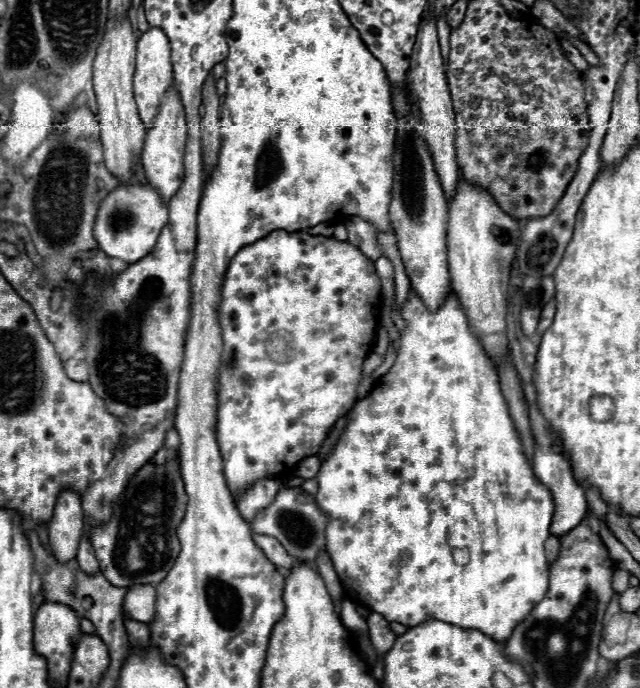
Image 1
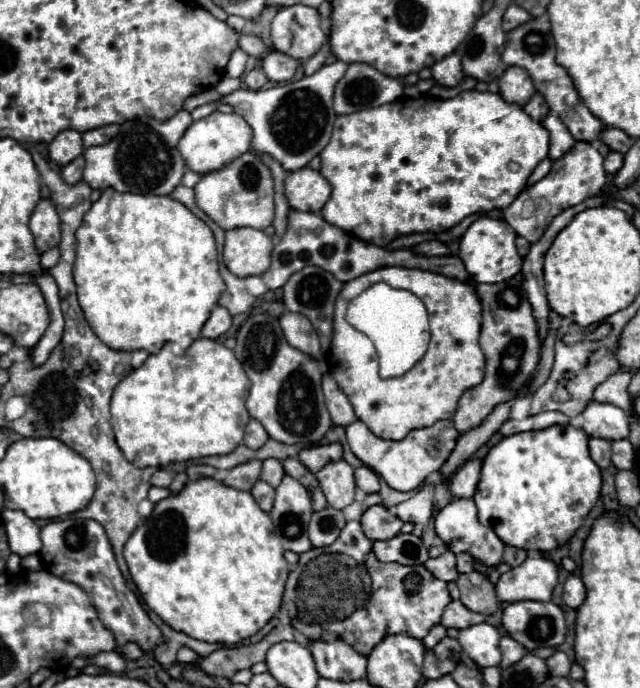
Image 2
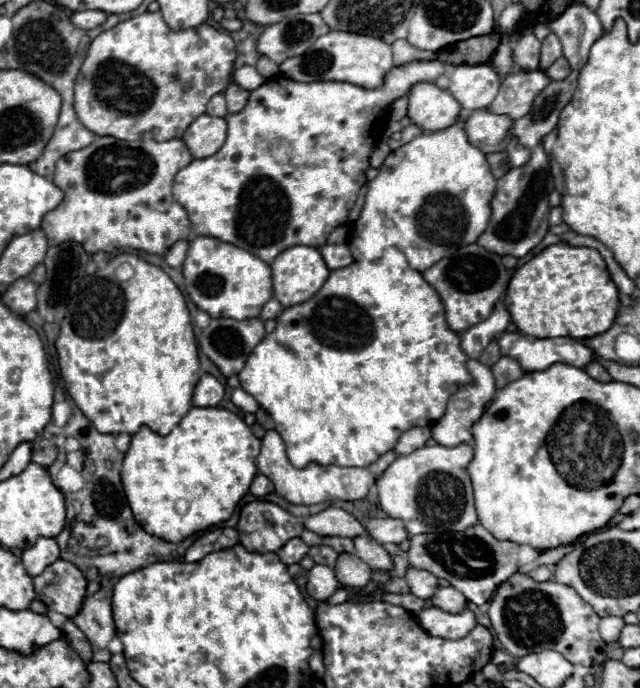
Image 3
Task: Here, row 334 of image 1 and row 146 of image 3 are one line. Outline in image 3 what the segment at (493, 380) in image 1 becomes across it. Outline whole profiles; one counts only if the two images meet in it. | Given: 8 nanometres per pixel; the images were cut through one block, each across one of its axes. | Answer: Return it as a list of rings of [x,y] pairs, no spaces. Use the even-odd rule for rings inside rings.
[[[460,124],[438,132],[424,132],[412,142],[394,150],[378,168],[378,176],[368,182],[368,194],[360,218],[350,226],[348,248],[354,260],[378,260],[388,246],[396,246],[414,270],[424,272],[440,258],[446,258],[458,248],[478,240],[488,226],[494,192],[496,178],[486,162],[486,154],[468,142],[468,136]]]

